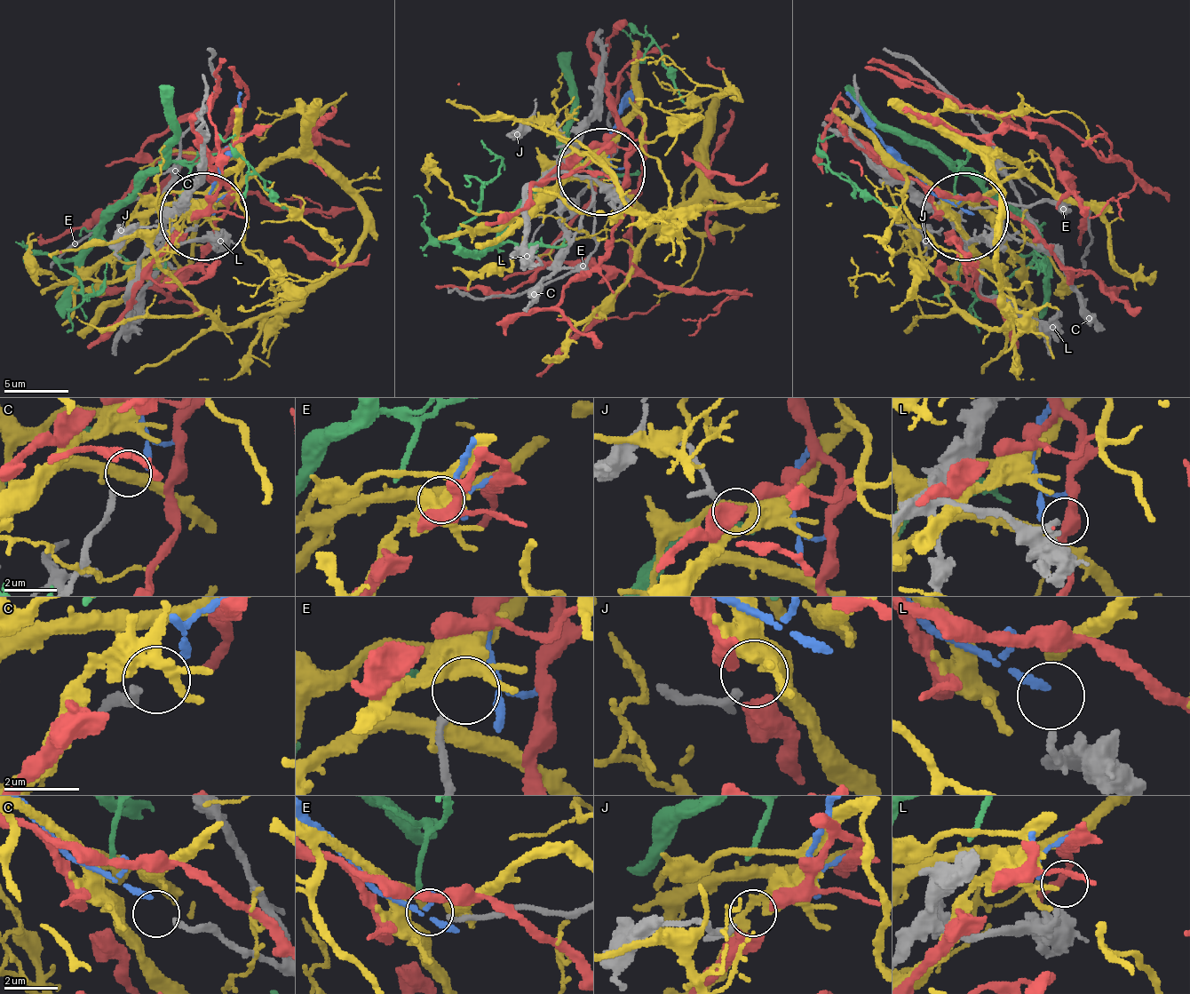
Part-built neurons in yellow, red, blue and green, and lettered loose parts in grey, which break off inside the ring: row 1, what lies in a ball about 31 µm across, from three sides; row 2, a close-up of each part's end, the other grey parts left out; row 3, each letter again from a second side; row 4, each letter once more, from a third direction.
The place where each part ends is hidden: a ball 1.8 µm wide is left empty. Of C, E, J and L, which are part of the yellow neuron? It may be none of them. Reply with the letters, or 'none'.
J

